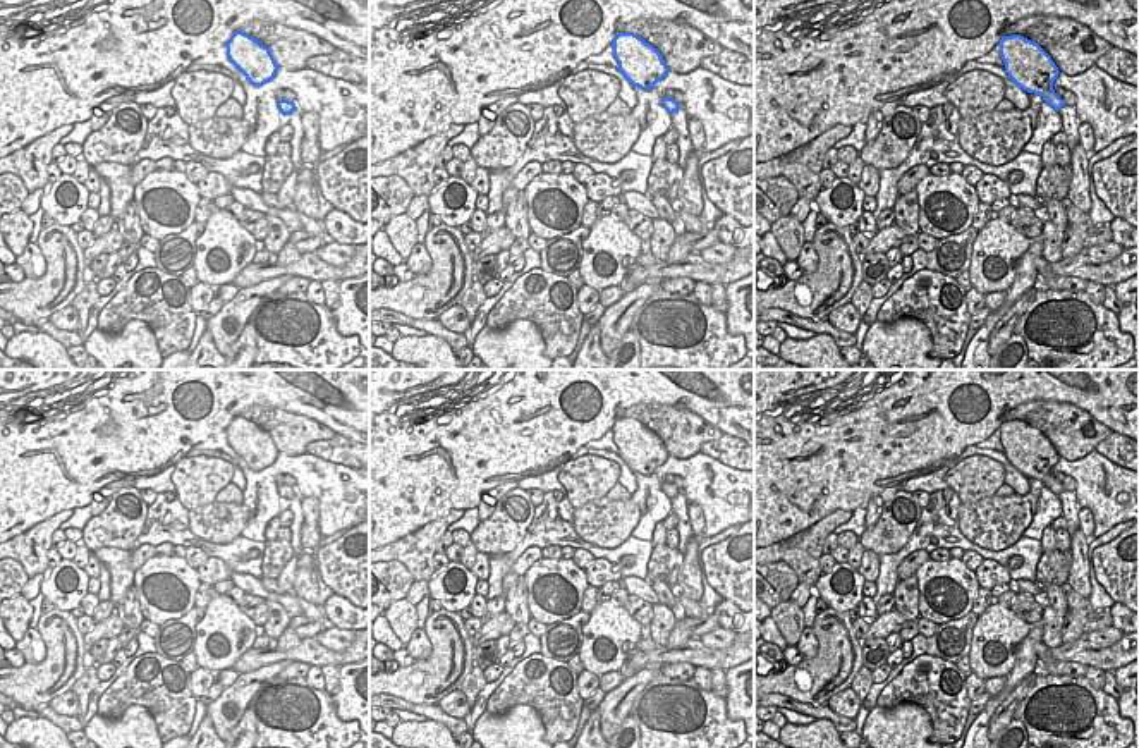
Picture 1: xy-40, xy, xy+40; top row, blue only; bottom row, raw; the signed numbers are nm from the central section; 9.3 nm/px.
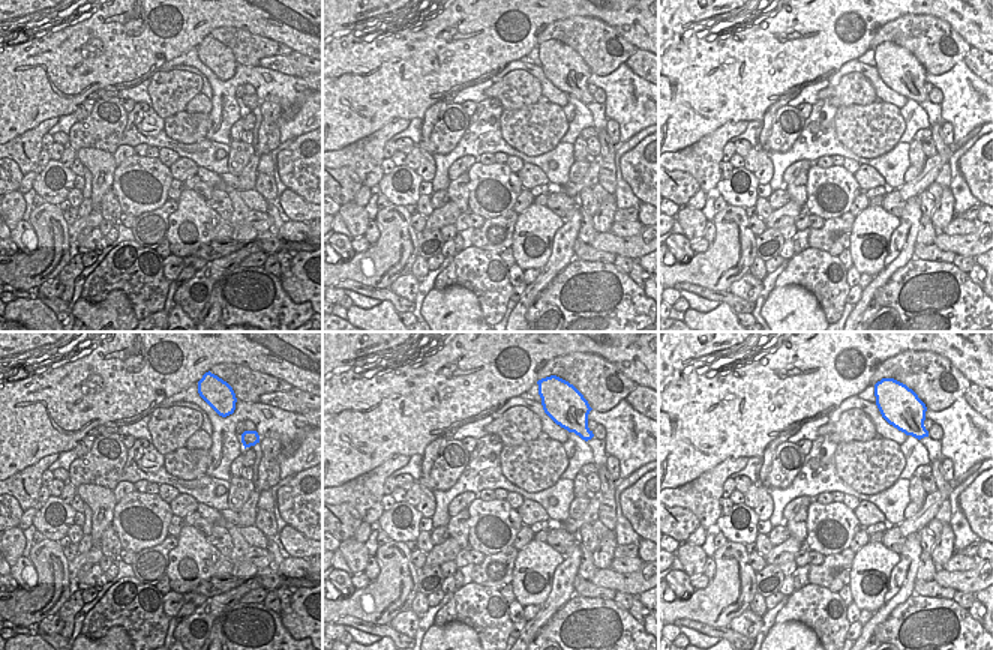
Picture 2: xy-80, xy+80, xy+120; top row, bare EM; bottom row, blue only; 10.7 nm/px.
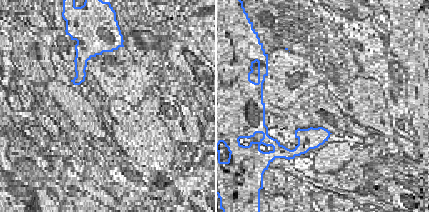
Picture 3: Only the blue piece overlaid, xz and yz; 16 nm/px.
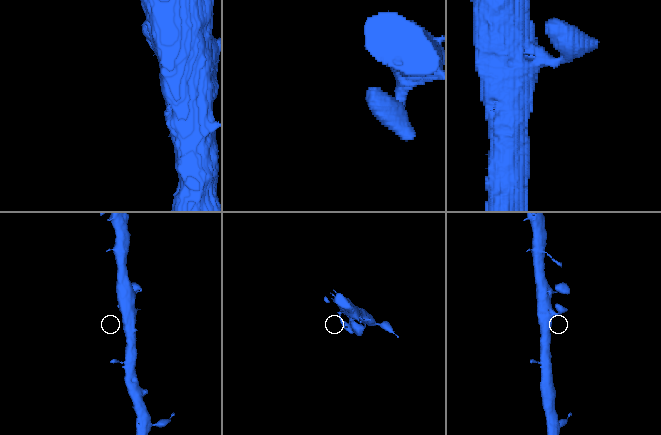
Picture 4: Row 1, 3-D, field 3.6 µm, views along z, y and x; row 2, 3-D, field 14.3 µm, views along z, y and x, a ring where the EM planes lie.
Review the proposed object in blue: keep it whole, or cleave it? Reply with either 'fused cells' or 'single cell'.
single cell

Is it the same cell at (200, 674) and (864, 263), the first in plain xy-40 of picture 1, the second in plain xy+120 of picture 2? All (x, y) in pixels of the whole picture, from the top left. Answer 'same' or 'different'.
different

